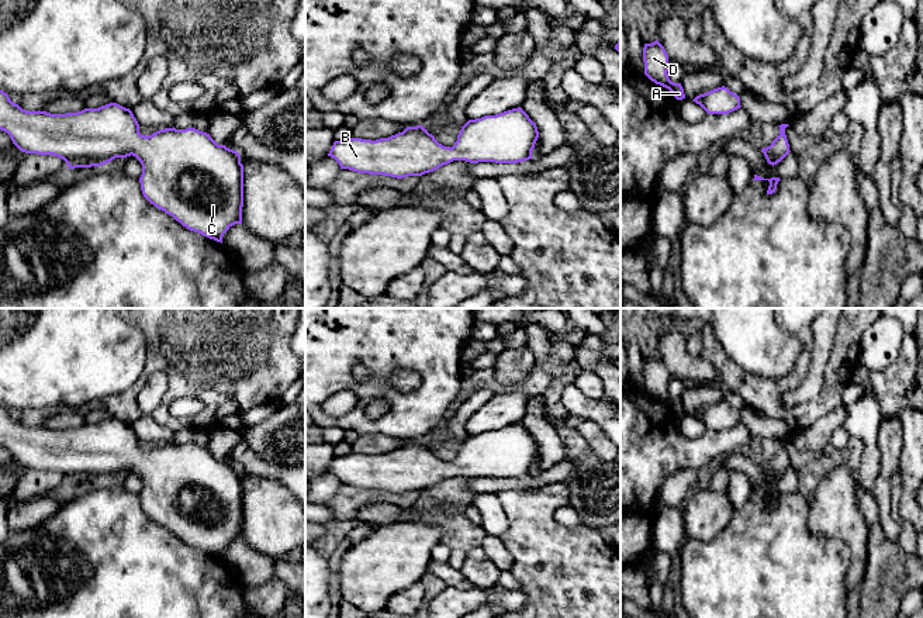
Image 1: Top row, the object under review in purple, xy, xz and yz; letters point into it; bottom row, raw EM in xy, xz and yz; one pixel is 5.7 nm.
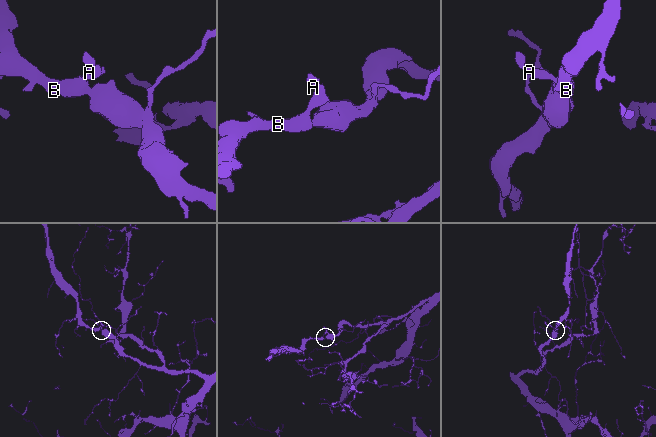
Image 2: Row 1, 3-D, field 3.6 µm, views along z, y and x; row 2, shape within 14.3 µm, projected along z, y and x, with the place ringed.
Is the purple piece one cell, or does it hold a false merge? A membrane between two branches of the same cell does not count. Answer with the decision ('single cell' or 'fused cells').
single cell

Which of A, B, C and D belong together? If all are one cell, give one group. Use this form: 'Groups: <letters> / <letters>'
Groups: A B C D

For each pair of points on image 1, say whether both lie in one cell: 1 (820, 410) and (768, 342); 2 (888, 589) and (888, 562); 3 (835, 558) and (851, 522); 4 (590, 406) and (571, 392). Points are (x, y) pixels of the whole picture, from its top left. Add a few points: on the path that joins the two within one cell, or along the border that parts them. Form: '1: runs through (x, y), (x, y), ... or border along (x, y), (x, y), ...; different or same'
1: border along (798, 338), (799, 355), (787, 375), (759, 376); different
2: runs through (888, 582), (888, 569); same
3: border along (811, 530), (837, 538), (847, 548), (846, 575); different
4: runs through (586, 406), (576, 396); same

